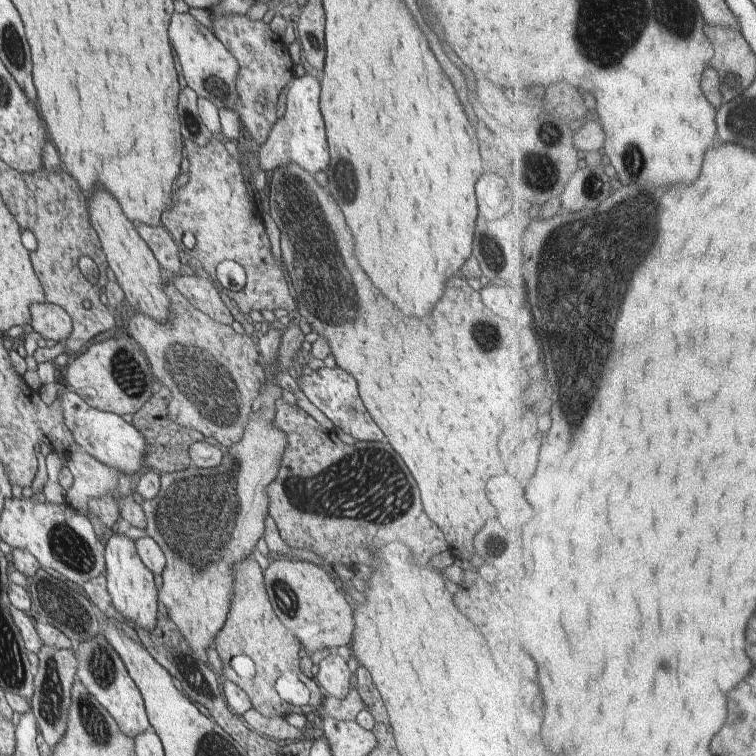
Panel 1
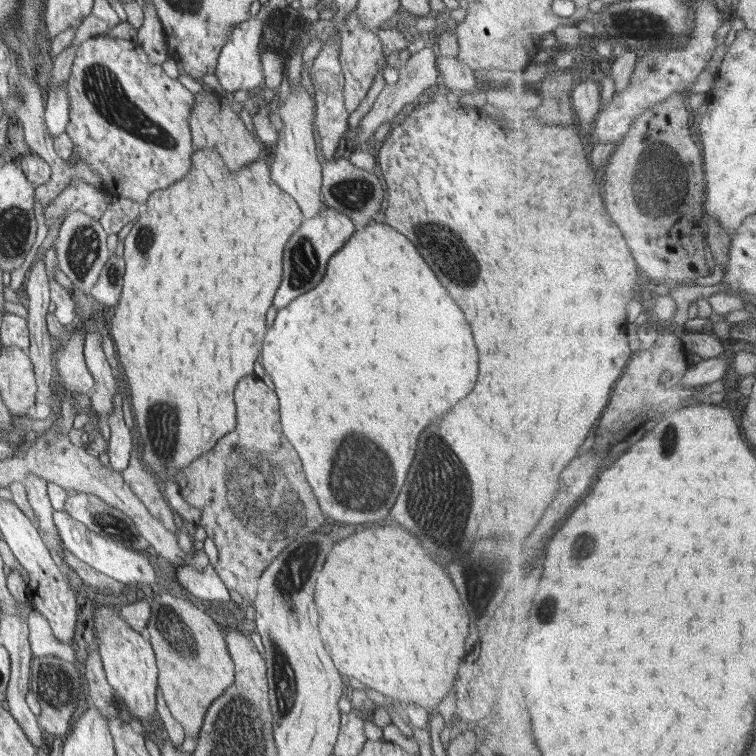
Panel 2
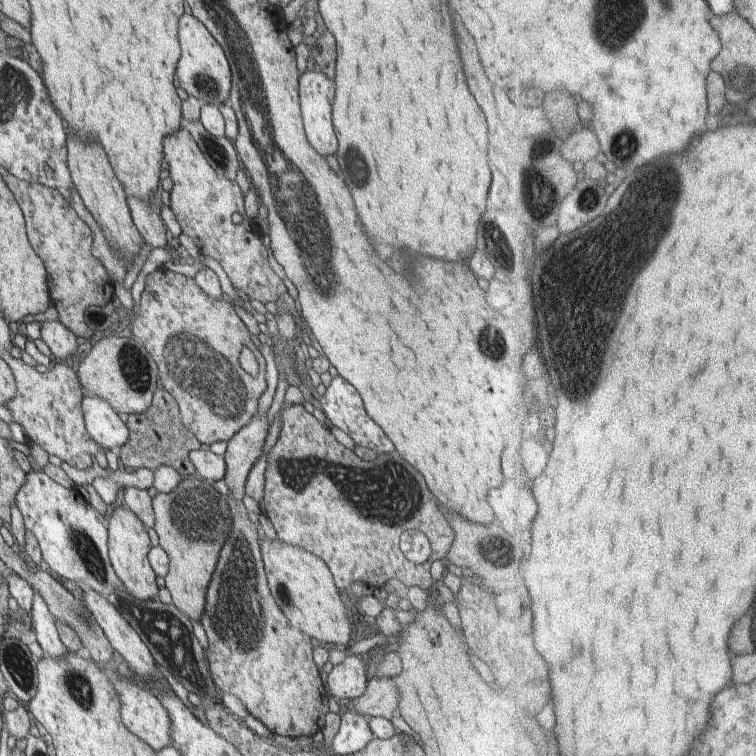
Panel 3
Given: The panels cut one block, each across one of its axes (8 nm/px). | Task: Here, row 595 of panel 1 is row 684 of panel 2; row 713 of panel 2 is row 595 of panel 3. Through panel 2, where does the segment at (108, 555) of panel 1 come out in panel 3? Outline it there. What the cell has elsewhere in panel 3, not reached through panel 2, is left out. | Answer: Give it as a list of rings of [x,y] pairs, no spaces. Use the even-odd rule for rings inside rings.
[[[125,505],[116,506],[108,521],[107,533],[109,560],[124,589],[135,600],[157,598],[159,590],[156,585],[157,574],[148,562],[148,553],[151,549],[150,537],[148,536],[148,528],[142,524],[142,520]]]

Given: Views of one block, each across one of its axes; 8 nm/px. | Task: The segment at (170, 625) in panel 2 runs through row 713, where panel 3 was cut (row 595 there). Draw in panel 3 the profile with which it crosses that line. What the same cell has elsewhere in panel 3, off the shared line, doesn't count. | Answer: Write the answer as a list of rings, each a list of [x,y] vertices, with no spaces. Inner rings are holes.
[[[187,476],[170,493],[157,493],[152,499],[154,529],[158,534],[159,546],[169,558],[165,587],[170,591],[173,605],[194,622],[201,620],[207,586],[215,571],[219,551],[232,529],[227,497],[222,494],[216,496],[216,489],[212,485],[200,476]]]

